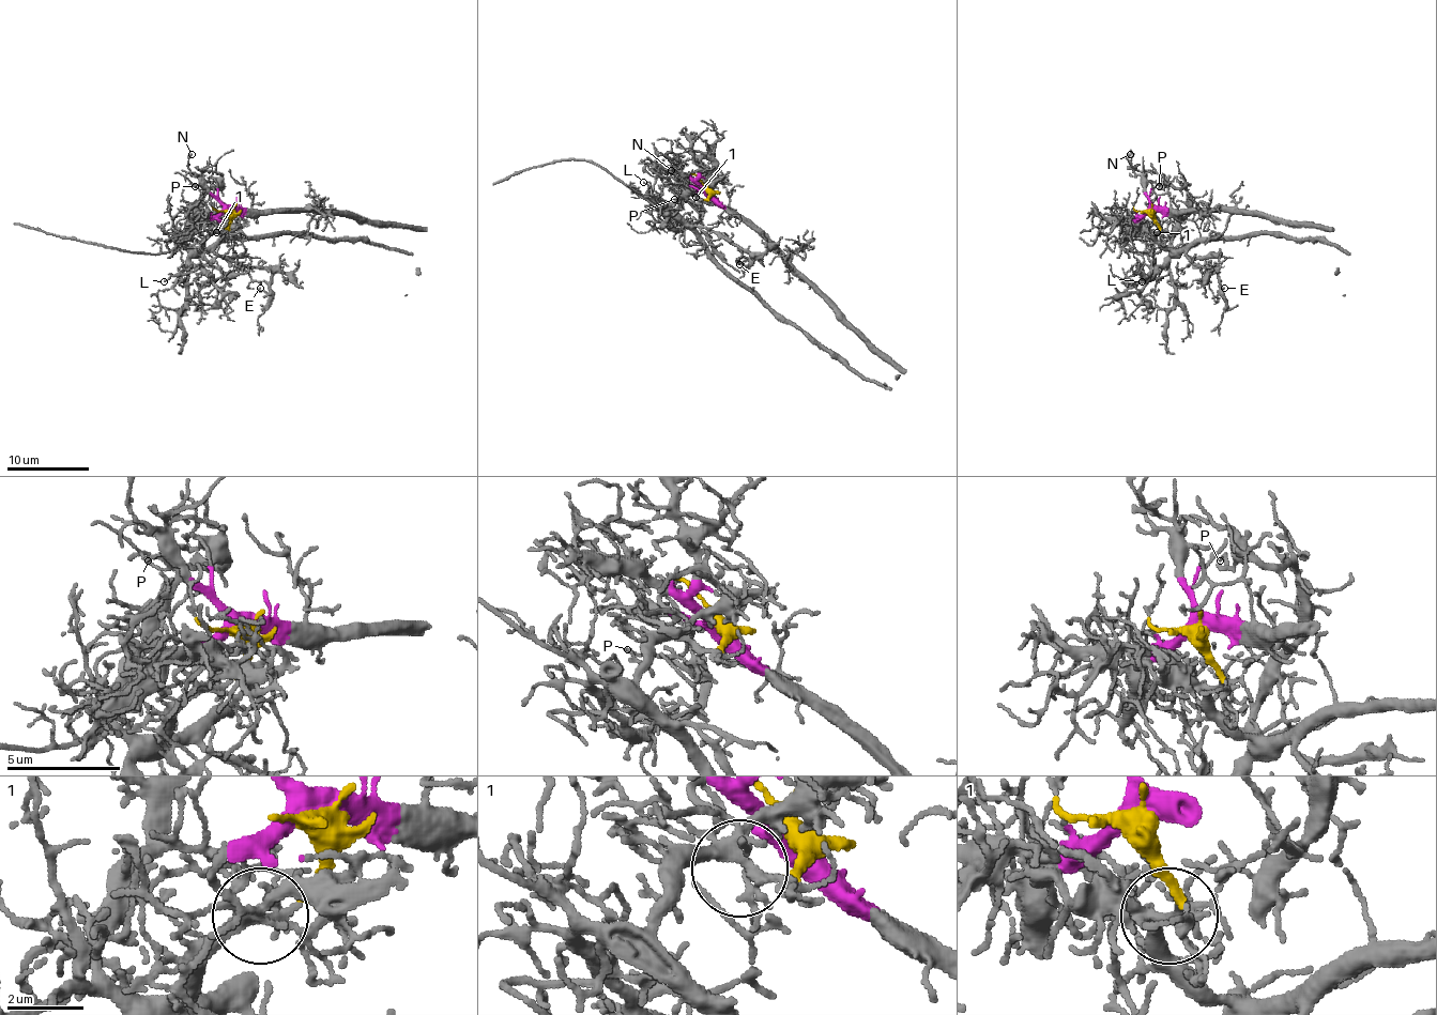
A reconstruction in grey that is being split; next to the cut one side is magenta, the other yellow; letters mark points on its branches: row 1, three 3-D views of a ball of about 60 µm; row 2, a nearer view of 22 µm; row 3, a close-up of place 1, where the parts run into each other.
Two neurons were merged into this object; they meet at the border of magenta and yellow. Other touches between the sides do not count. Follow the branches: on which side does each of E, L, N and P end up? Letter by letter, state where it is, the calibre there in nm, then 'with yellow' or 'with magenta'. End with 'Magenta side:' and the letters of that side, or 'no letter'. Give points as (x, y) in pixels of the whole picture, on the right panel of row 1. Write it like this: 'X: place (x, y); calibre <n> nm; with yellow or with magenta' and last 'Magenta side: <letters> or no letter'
E: place (1224, 288); calibre 160 nm; with yellow
L: place (1142, 281); calibre 100 nm; with yellow
N: place (1130, 154); calibre 200 nm; with magenta
P: place (1159, 186); calibre 130 nm; with yellow
Magenta side: N

